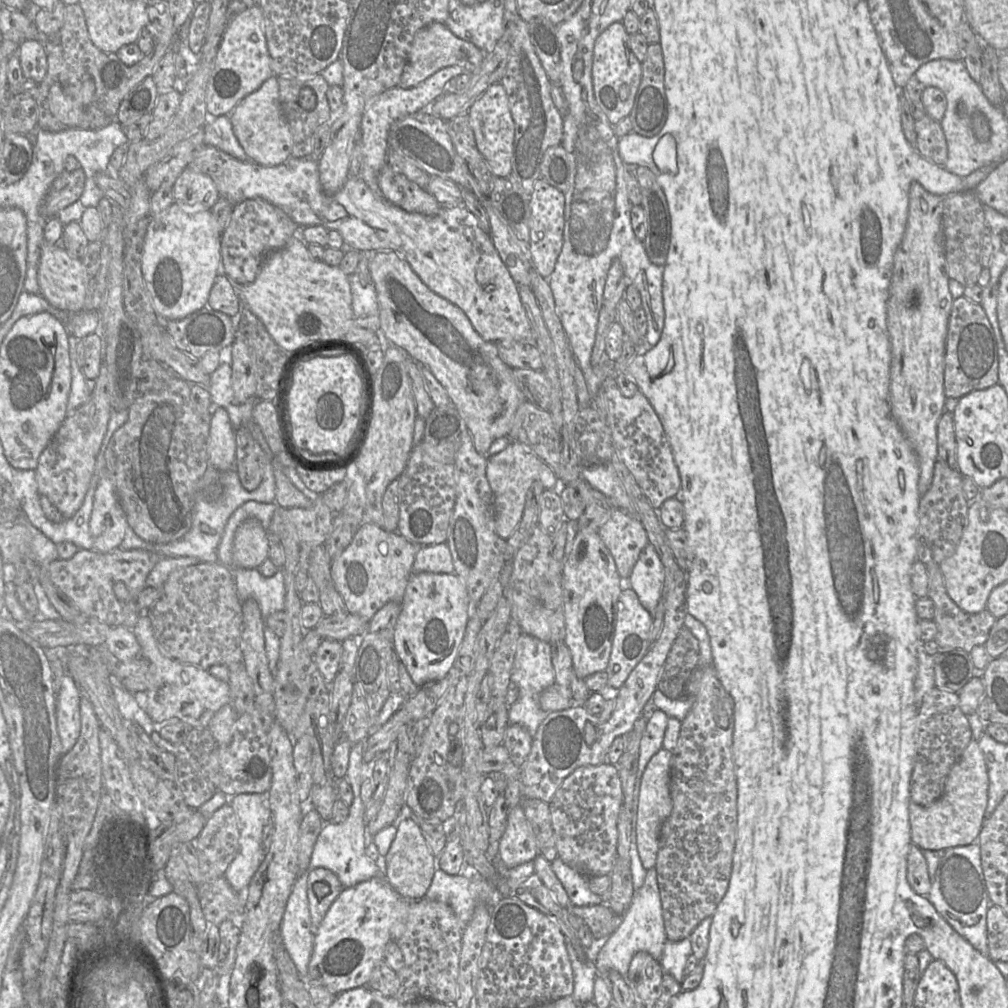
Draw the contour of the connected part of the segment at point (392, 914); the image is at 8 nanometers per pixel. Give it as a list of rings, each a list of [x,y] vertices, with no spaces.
[[[382,877],[372,878],[353,887],[343,888],[339,896],[335,899],[331,907],[325,914],[319,927],[316,929],[316,931],[314,931],[313,950],[308,964],[308,974],[304,978],[307,982],[307,985],[322,985],[334,995],[338,995],[352,988],[368,985],[368,981],[371,977],[371,973],[374,967],[379,961],[384,960],[383,957],[386,945],[392,940],[396,940],[397,942],[397,936],[401,934],[401,931],[403,931],[403,926],[405,925],[407,915],[408,900],[398,895]]]

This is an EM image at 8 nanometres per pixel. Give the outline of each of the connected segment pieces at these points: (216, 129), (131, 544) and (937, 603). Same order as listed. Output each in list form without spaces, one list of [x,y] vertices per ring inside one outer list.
[[[230,115],[210,117],[203,129],[205,145],[216,147],[238,160],[251,161],[233,132]]]
[[[270,463],[266,465],[260,485],[252,491],[243,488],[235,469],[219,471],[209,465],[204,475],[204,489],[196,494],[191,529],[181,539],[166,544],[150,543],[141,539],[133,529],[128,526],[124,539],[119,547],[123,550],[143,549],[161,557],[195,557],[200,562],[217,562],[218,546],[227,521],[233,512],[248,501],[271,503],[274,502],[274,500],[275,479]]]
[[[939,564],[925,565],[928,573],[927,597],[934,603],[933,621],[937,627],[937,634],[934,640],[939,650],[962,649],[970,653],[973,647],[984,646],[989,632],[997,619],[987,609],[974,614],[969,614],[961,610],[946,592],[943,574]]]

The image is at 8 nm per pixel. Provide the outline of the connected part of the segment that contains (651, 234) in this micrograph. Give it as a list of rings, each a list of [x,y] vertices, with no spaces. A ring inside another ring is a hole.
[[[637,166],[635,174],[642,193],[647,222],[643,245],[650,261],[664,267],[671,242],[671,217],[664,191],[656,175],[646,166]]]

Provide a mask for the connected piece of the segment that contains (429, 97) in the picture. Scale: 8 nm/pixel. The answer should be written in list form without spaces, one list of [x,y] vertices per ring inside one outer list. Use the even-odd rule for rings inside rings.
[[[447,66],[414,87],[402,88],[397,85],[382,92],[368,102],[359,130],[358,141],[362,145],[363,163],[362,171],[360,171],[358,178],[362,179],[370,189],[380,192],[378,179],[381,170],[387,164],[388,134],[391,125],[409,114],[429,109],[431,104],[445,92],[446,83],[453,77],[458,77],[463,73],[467,72],[461,66]]]

